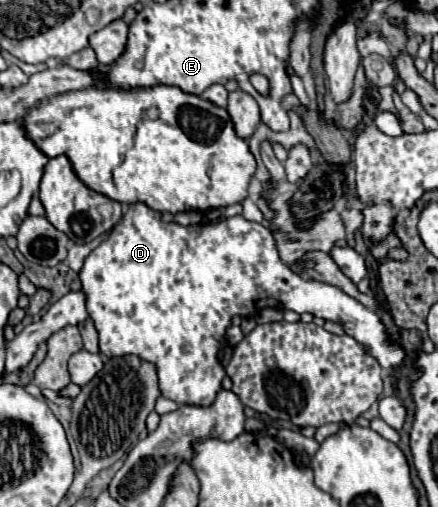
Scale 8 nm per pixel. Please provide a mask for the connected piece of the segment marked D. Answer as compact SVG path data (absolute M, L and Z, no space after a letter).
M144 202L130 204L108 238L86 258L80 270L80 282L86 296L86 310L100 336L100 354L106 358L134 354L140 360L154 364L162 396L176 404L210 406L214 402L216 394L222 390L222 378L226 376L226 370L218 360L218 352L226 346L226 330L232 324L232 318L254 318L260 310L270 306L294 310L298 314L310 312L312 316L342 324L344 332L356 338L386 370L400 366L404 358L404 350L388 342L384 324L374 310L366 308L338 286L302 278L280 260L272 230L242 216L180 226L176 222L164 222L162 214Z

